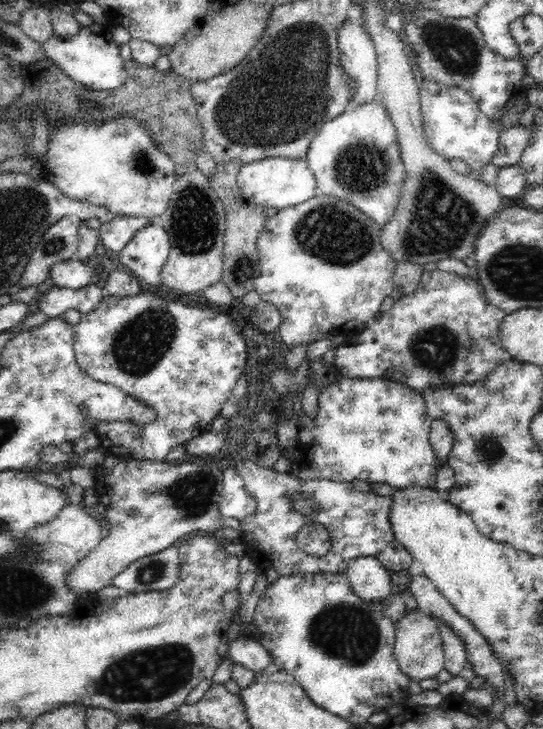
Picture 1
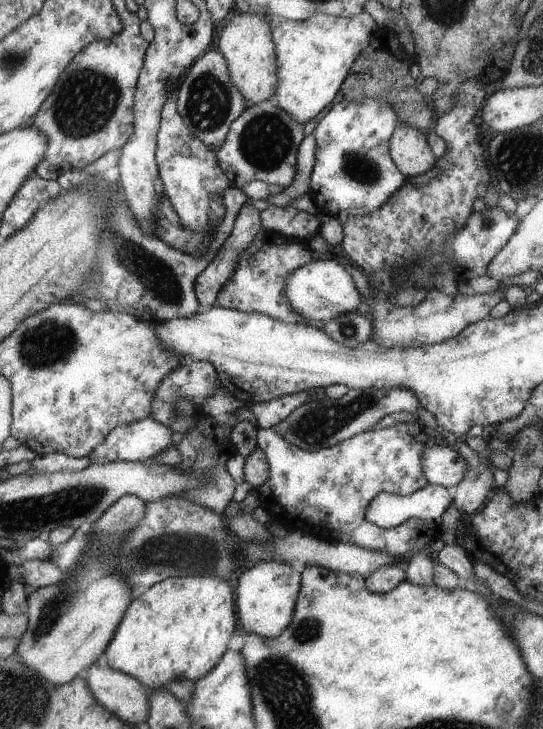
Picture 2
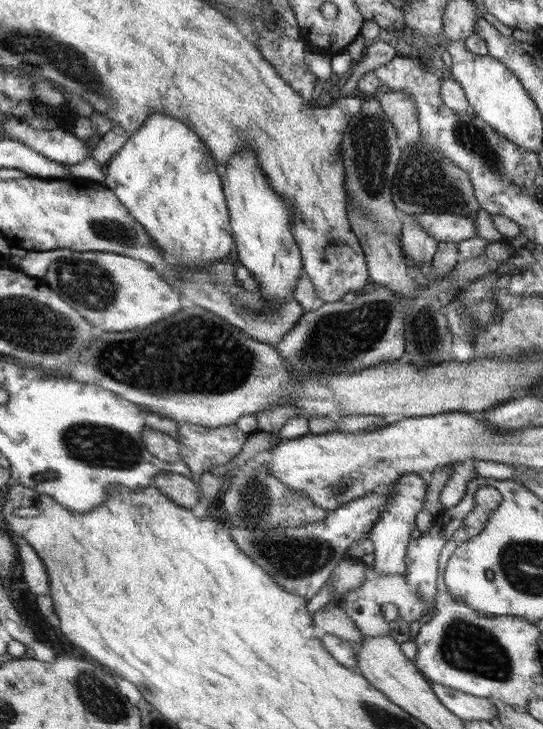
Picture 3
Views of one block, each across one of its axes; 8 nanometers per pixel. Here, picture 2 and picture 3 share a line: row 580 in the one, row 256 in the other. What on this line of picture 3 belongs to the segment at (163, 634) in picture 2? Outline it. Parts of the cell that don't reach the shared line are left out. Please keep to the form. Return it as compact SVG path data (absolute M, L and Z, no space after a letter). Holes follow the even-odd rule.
M153 112L147 122L129 135L121 150L106 163L102 183L116 194L130 215L152 237L155 245L162 248L166 257L164 261L182 269L184 266L210 265L230 254L234 234L230 232L228 210L216 167L210 149L187 124L182 124L171 116Z

